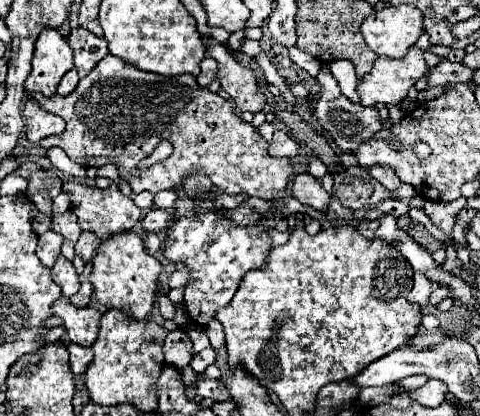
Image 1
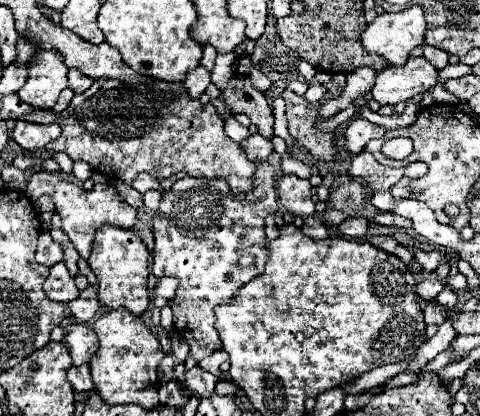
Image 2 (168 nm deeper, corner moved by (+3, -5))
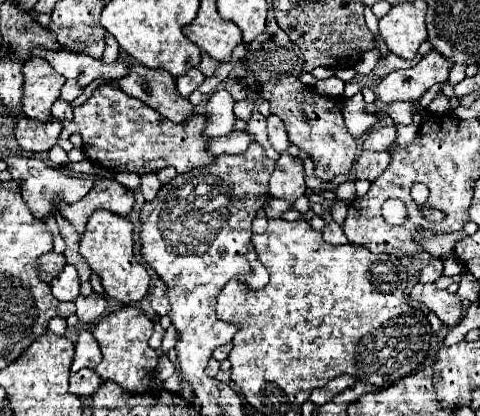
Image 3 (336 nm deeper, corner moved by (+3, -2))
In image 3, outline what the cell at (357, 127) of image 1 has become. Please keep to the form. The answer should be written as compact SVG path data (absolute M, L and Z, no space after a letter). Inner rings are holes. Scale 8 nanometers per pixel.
M394 125L380 127L380 129L374 129L374 131L368 133L368 137L364 141L364 149L370 149L370 151L388 151L388 147L394 143L394 139L396 139Z

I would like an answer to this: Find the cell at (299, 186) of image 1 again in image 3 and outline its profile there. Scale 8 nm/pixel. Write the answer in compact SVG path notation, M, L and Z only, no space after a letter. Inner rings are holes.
M282 153L276 161L276 169L270 179L270 195L276 199L286 199L294 203L306 193L304 169L290 153Z

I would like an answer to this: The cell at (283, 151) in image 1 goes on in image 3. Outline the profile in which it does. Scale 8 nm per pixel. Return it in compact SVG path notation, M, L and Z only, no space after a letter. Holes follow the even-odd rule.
M232 131L226 137L218 137L218 139L210 139L210 145L206 145L206 149L210 153L214 153L214 157L222 155L222 153L242 153L248 149L248 145L254 141L254 137L250 133L244 131Z

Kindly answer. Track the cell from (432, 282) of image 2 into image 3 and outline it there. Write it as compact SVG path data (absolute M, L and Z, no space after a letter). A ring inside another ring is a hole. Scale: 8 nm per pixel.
M432 259L420 273L420 283L432 283L442 275L444 269L444 261L442 259Z

